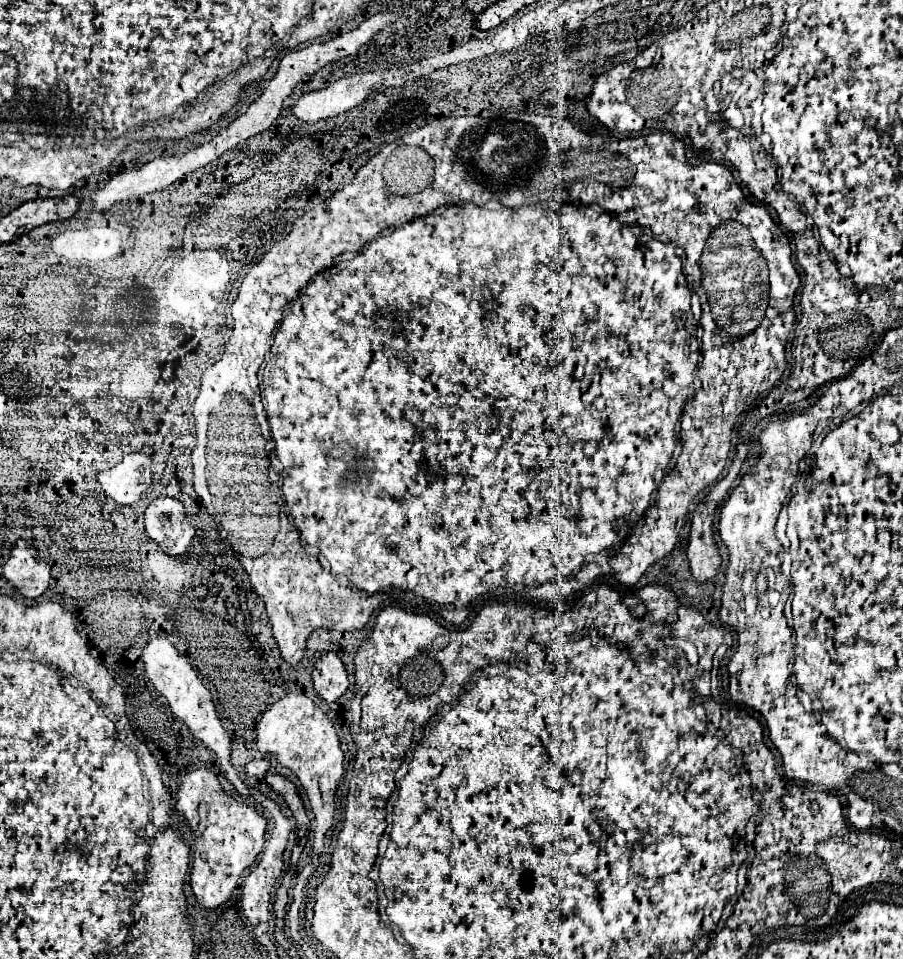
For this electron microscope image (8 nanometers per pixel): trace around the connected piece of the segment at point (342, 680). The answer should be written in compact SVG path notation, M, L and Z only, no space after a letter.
M333 651L325 653L315 663L311 679L313 679L315 691L327 703L337 701L347 691L347 687L349 687L345 665L341 663L341 659L337 657L337 653L333 653Z

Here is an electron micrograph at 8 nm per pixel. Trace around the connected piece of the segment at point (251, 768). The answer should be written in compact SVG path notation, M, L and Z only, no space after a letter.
M259 757L259 759L251 759L249 763L247 763L247 767L245 767L245 771L247 771L247 775L251 775L251 777L257 777L257 779L261 779L267 771L269 771L269 759L267 757Z

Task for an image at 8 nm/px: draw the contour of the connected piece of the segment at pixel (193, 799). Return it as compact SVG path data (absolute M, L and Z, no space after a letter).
M207 767L189 771L181 775L177 787L177 811L187 819L193 831L193 873L191 873L191 889L197 901L209 909L219 907L228 901L232 891L238 886L243 871L255 863L261 853L267 819L253 805L245 805L241 799L237 801L231 793L223 789L219 783L219 775Z

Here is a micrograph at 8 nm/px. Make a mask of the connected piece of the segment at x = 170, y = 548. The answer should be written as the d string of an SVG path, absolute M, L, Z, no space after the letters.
M163 495L145 511L145 533L149 539L157 541L165 553L179 555L191 543L195 529L187 519L183 503Z

